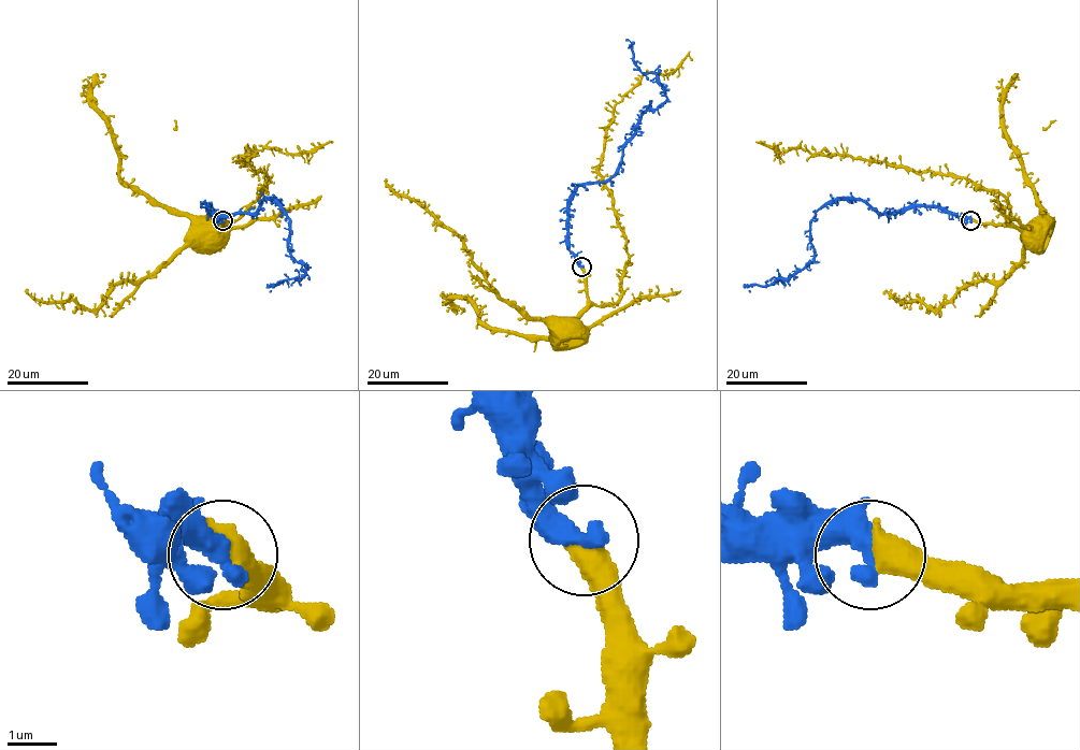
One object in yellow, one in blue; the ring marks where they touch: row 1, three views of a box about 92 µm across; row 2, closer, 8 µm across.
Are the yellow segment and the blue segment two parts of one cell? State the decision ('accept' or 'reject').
accept

